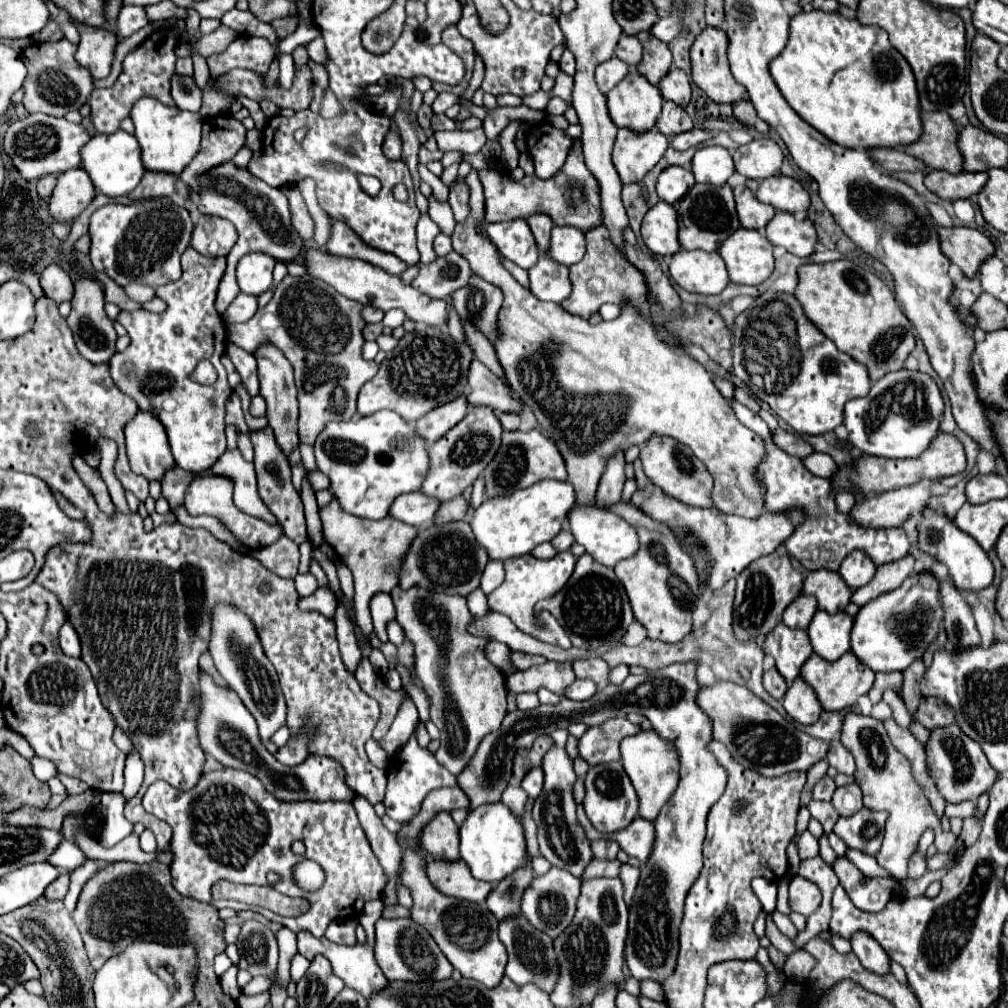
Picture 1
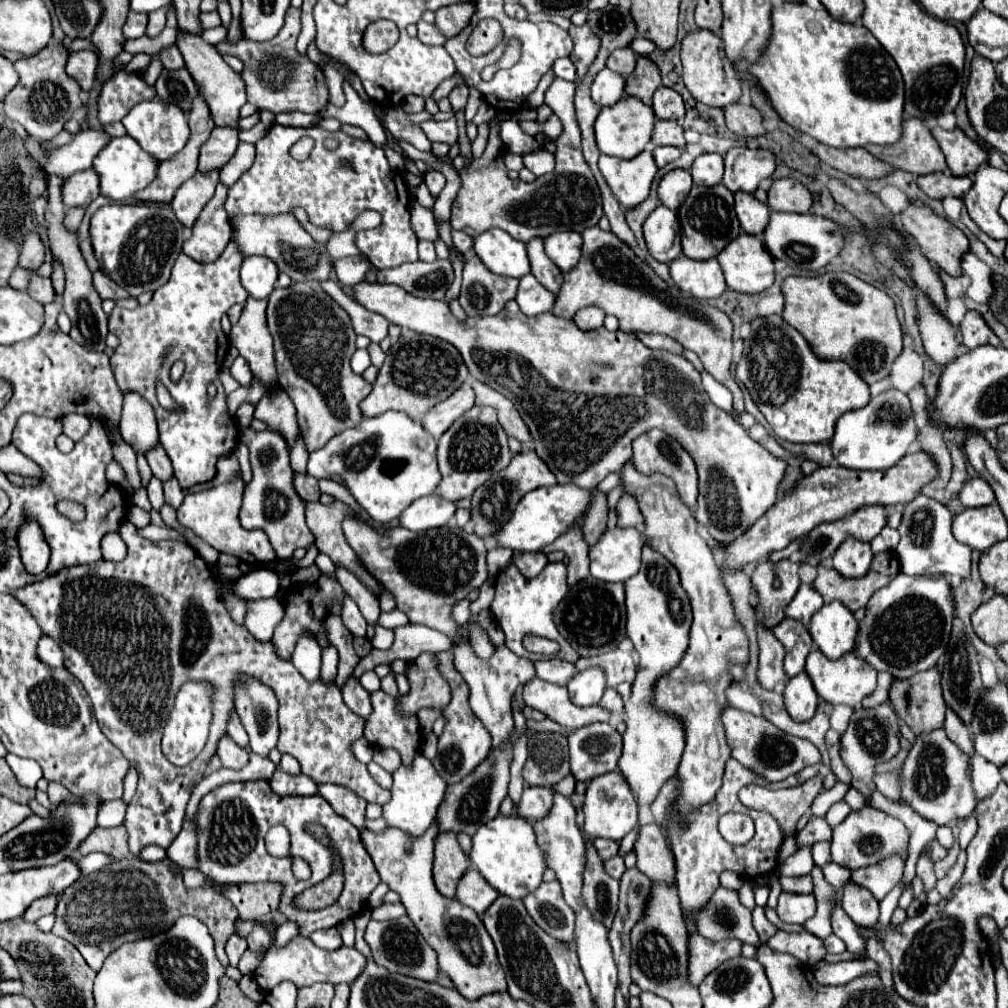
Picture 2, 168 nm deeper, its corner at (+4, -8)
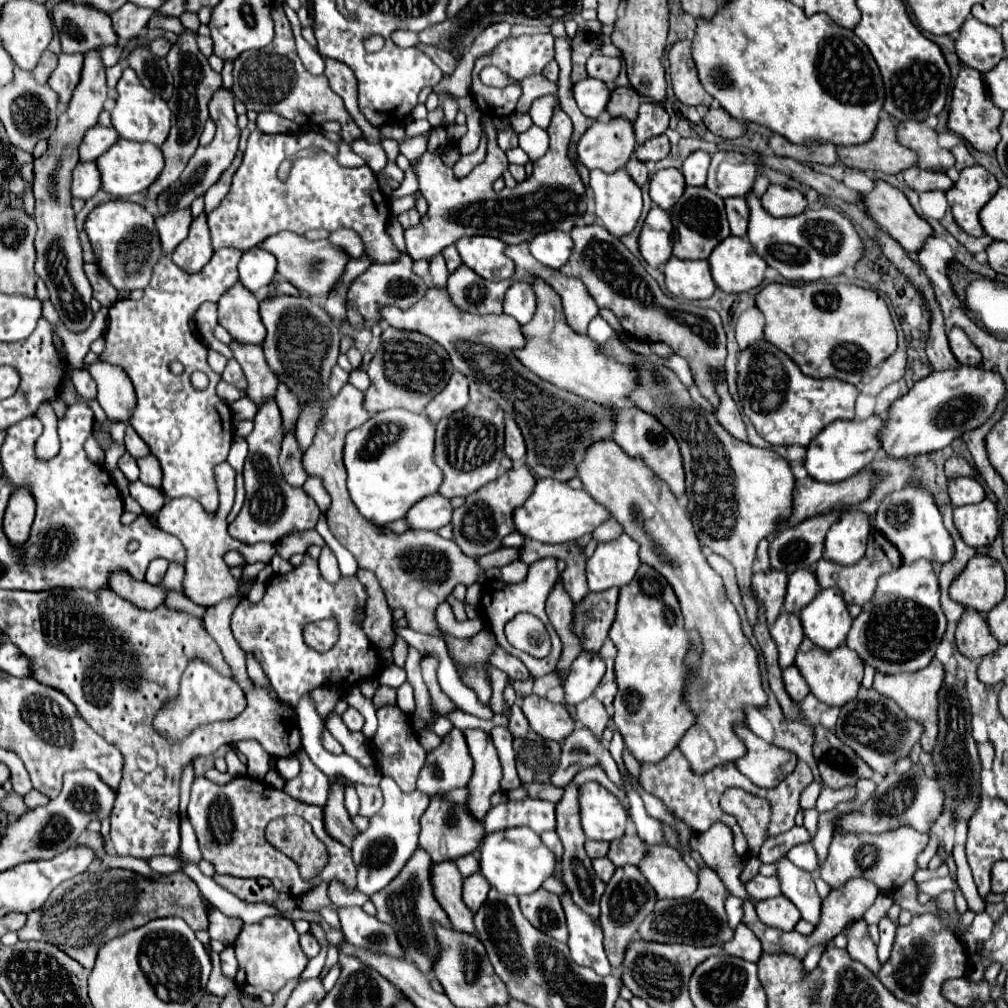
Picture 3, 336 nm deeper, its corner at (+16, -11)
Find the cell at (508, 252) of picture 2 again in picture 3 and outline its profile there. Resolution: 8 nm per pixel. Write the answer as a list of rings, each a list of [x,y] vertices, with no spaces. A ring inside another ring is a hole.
[[[474,235],[456,243],[462,263],[488,281],[502,281],[514,277],[514,263],[506,257],[506,245],[496,237]]]

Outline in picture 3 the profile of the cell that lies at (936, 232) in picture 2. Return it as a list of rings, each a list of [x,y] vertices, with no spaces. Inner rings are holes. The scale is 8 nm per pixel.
[[[878,181],[876,187],[874,187],[874,191],[868,193],[868,195],[864,195],[864,207],[866,207],[868,215],[870,215],[886,233],[890,233],[908,253],[918,253],[918,251],[924,247],[926,239],[934,235],[934,229],[932,229],[922,217],[916,215],[916,211],[912,209],[910,201],[906,199],[906,195],[904,195],[902,191],[898,191],[896,187],[884,183],[884,181]]]

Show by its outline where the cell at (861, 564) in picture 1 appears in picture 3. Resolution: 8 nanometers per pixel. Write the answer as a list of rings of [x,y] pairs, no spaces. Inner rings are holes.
[[[848,509],[840,515],[840,523],[836,523],[836,527],[830,527],[826,535],[824,557],[844,567],[856,565],[866,553],[868,535],[868,517],[864,517],[860,509]]]

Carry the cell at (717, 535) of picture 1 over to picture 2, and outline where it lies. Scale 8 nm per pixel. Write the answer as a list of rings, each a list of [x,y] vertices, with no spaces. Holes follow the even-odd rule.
[[[912,452],[900,458],[892,468],[884,472],[864,472],[864,470],[848,470],[842,466],[816,468],[810,476],[804,476],[800,484],[796,484],[796,492],[792,496],[778,498],[778,502],[738,540],[730,546],[720,546],[724,552],[724,566],[728,570],[744,568],[746,564],[758,564],[770,552],[786,548],[792,540],[808,534],[812,528],[840,520],[854,510],[868,504],[894,506],[900,502],[910,502],[918,496],[920,488],[928,484],[936,476],[936,464],[926,452]]]

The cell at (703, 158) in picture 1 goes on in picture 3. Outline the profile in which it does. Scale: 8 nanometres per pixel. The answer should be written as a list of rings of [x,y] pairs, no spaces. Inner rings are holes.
[[[696,151],[692,153],[684,165],[682,165],[682,173],[686,179],[686,185],[692,187],[702,187],[706,183],[706,173],[708,173],[708,165],[710,165],[710,155],[704,151]]]

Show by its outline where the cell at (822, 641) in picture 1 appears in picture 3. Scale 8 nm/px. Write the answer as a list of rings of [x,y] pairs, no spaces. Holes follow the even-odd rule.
[[[822,589],[816,595],[816,599],[808,607],[804,607],[804,611],[800,613],[800,621],[804,627],[804,635],[824,651],[832,651],[840,647],[852,625],[852,617],[848,615],[848,605],[844,603],[844,599],[840,599],[836,589]]]

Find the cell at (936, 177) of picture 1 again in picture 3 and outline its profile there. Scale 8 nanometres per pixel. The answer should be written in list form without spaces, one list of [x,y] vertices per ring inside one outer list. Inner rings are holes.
[[[910,167],[906,171],[902,171],[904,181],[910,189],[924,193],[924,191],[948,191],[954,183],[946,173],[932,173],[932,171],[924,171],[920,167]]]

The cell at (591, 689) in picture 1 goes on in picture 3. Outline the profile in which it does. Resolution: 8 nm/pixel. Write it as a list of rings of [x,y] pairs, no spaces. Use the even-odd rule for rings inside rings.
[[[580,653],[570,665],[568,675],[562,681],[566,707],[574,709],[580,701],[588,699],[600,685],[606,667],[598,653]]]

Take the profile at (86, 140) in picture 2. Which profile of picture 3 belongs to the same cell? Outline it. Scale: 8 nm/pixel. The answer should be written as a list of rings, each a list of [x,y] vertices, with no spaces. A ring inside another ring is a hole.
[[[92,127],[80,145],[80,161],[96,161],[112,143],[116,143],[116,131],[112,127]]]

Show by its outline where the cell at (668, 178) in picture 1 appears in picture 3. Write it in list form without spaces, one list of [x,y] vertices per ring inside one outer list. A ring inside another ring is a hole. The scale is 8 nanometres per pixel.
[[[662,169],[650,179],[650,197],[660,209],[668,211],[676,203],[676,199],[680,199],[684,185],[686,183],[684,183],[682,171]]]

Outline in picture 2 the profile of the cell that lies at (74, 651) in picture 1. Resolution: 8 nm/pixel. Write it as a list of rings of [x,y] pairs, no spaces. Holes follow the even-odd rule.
[[[48,636],[40,638],[40,644],[36,646],[36,656],[40,656],[40,662],[48,664],[50,668],[58,668],[64,664],[64,654],[60,646]]]

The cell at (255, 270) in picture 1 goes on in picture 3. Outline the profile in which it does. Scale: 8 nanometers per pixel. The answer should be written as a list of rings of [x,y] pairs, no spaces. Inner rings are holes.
[[[258,247],[246,251],[238,263],[238,275],[240,283],[252,291],[258,293],[262,287],[266,287],[274,275],[276,275],[276,259]]]

